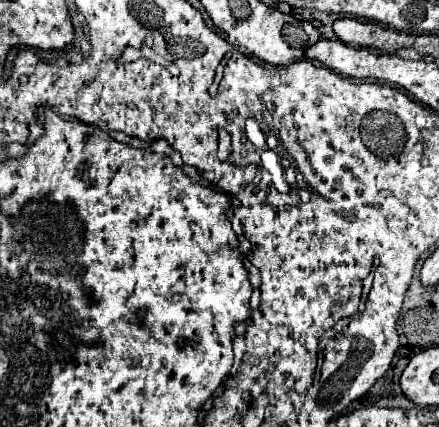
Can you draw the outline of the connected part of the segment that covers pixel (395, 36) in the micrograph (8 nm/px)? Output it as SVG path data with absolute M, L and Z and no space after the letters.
M352 17L338 19L334 23L334 33L346 45L374 47L384 53L394 53L394 51L408 45L406 35L400 35L394 29L386 29L378 23L362 23Z

